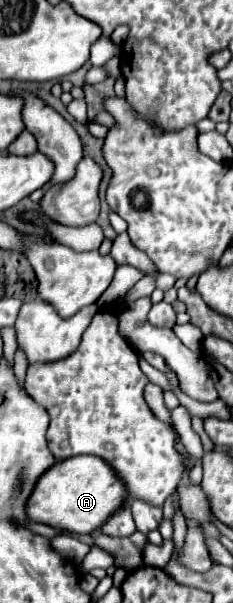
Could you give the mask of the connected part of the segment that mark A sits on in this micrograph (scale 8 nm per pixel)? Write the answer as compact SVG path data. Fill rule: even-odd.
M70 457L48 469L28 499L26 513L32 521L60 527L70 533L92 533L100 529L120 507L124 507L128 491L118 473L100 457Z

